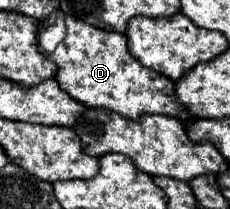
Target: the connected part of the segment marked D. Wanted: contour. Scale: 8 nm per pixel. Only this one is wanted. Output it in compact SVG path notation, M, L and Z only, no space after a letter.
M65 17L67 35L49 59L57 65L55 81L75 101L89 107L103 107L129 119L139 119L145 113L171 115L183 123L193 117L177 103L173 81L153 69L143 67L127 49L127 37L115 31L95 29L75 17Z

